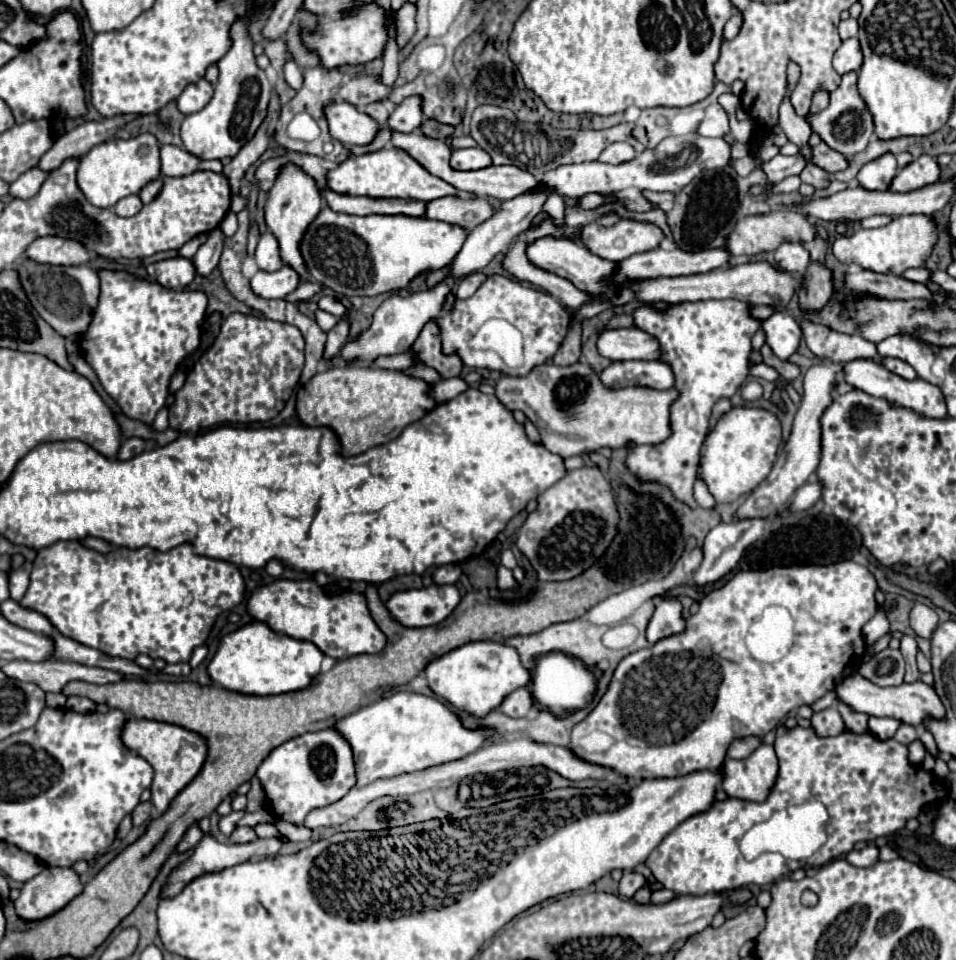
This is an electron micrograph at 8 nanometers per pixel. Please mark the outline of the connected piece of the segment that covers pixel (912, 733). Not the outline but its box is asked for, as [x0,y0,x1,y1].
[895,725,919,745]

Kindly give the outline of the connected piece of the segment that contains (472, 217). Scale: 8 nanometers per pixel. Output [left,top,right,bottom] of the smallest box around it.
[427,195,495,233]

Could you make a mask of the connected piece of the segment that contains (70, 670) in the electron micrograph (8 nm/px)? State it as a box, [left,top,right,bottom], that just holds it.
[1,661,123,693]

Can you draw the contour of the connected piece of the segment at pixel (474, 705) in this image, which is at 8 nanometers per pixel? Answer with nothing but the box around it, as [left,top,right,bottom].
[425,641,531,719]

